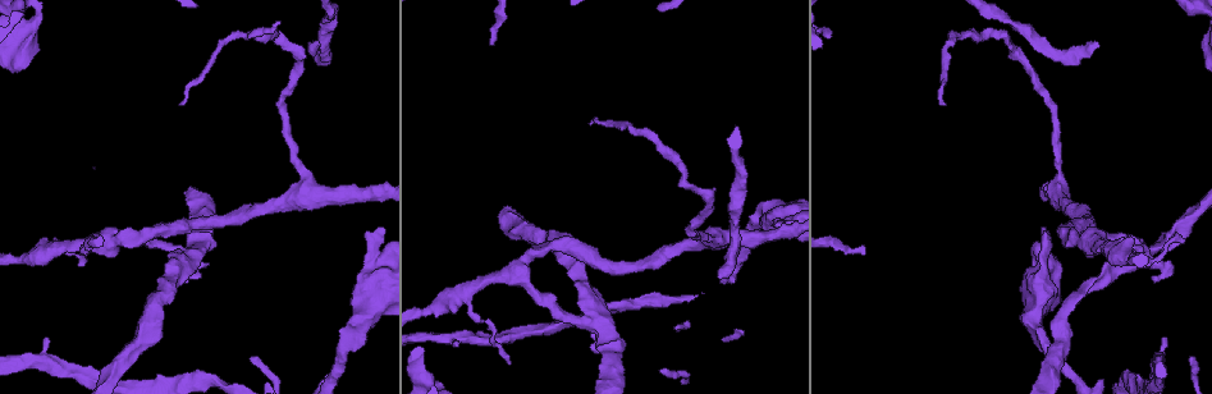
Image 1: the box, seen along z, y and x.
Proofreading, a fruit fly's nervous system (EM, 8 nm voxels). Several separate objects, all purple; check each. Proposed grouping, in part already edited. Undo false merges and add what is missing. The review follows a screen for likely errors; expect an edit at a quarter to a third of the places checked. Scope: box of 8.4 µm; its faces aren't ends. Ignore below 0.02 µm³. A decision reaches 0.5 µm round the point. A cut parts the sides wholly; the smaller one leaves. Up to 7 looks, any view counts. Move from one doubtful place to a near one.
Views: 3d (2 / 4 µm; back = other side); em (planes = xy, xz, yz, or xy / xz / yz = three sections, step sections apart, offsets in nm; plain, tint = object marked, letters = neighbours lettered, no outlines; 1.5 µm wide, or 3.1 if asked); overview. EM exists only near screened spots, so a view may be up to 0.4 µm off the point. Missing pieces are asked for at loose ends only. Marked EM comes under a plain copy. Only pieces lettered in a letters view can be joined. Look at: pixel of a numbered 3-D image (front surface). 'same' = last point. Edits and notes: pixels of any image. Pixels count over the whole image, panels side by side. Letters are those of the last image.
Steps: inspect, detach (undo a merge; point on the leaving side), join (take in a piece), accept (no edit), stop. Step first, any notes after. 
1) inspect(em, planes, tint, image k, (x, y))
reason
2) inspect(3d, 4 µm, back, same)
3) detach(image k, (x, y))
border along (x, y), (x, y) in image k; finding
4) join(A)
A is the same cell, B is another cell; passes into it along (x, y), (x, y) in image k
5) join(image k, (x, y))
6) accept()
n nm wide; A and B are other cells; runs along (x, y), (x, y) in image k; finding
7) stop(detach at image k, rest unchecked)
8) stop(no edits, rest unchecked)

inspect(3d, 4 µm, image 1, (720, 278))
end of a long branch

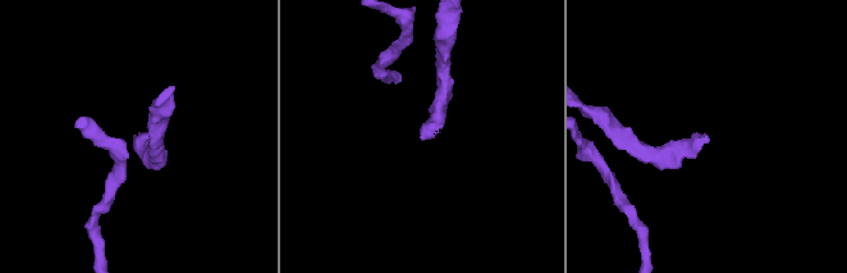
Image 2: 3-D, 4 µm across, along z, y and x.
inspect(em, planes, letters, image 2, (138, 140))
now the EM

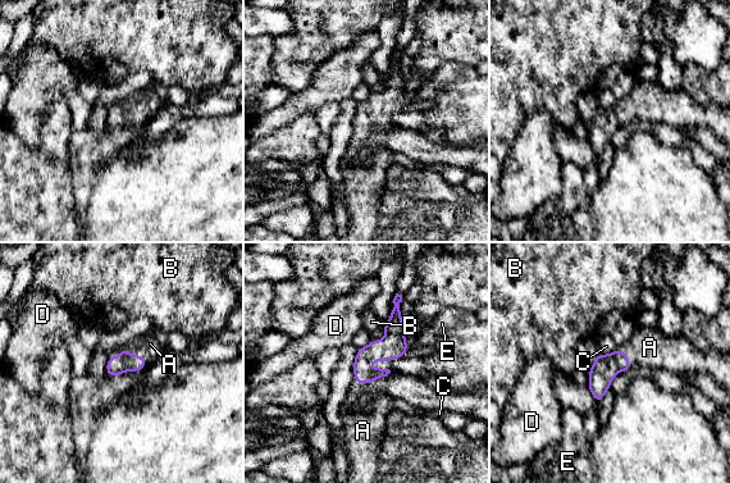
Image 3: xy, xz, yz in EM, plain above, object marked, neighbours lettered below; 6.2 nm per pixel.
join(A)
A is the same cell, B, C, D and E are other cells; passes into it along (605, 367), (626, 358), (649, 347) in image 3; it goes on there

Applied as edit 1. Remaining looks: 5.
inspect(overview)

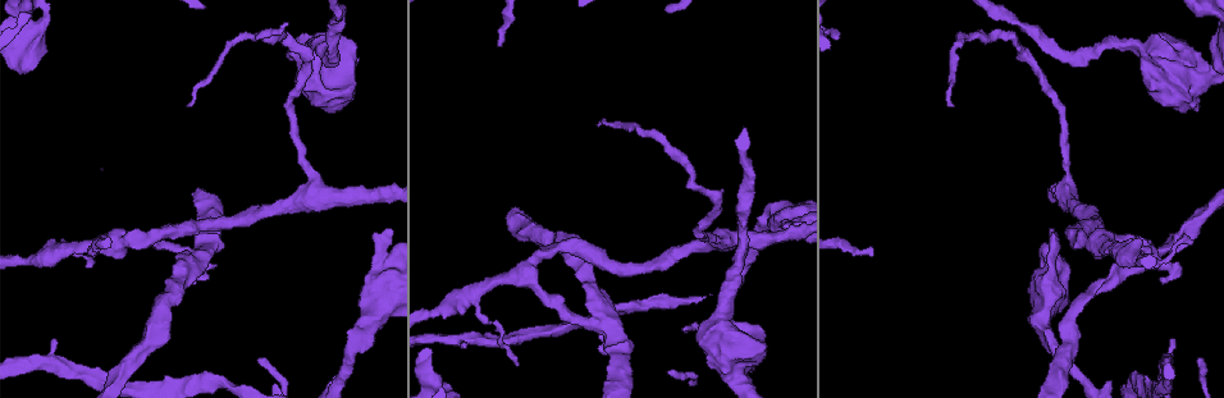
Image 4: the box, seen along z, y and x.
inspect(em, planes, letters, image 4, (1161, 282))
branch stops here

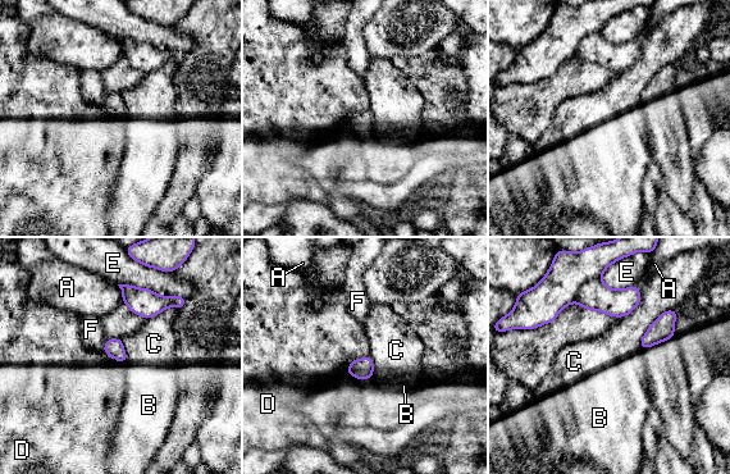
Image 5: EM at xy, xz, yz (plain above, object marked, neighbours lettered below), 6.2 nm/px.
detach(image 5, (569, 270))
A, B, C, D, E and F are other cells; border along (600, 277), (588, 279), (574, 300) in image 5; a second neuron is stuck on

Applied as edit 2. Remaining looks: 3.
inspect(overview)
see it whole again

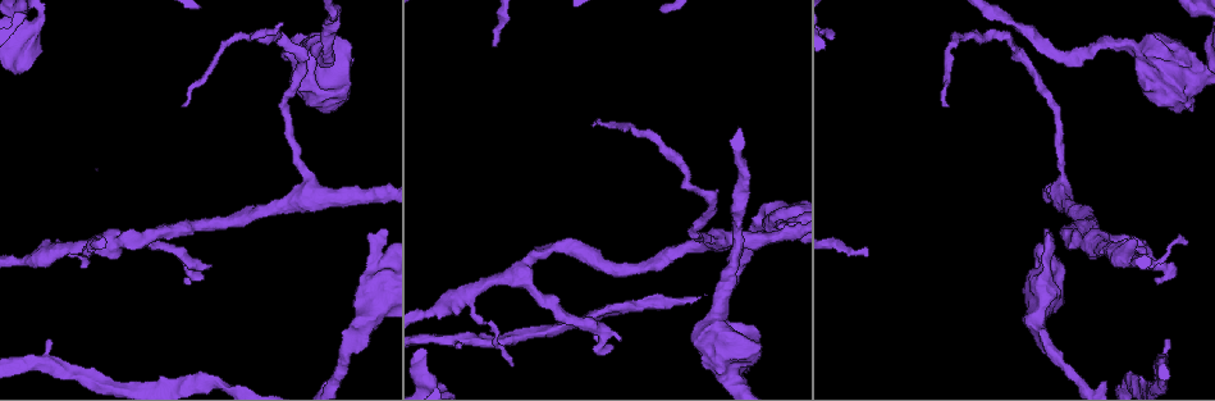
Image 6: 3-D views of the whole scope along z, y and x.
inspect(em, planes, letters, image 6, (356, 339))
calibre changes

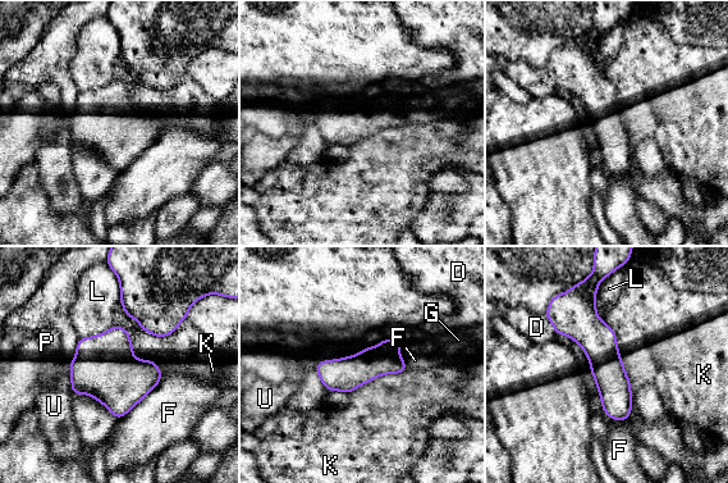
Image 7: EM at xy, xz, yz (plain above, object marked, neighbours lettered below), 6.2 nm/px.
accept()
220 nm wide; D, F, G, K, L, P and U are other cells; continuous, no second neuron

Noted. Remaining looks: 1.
stop(join at image 3, detach at image 5, rest unchecked)

